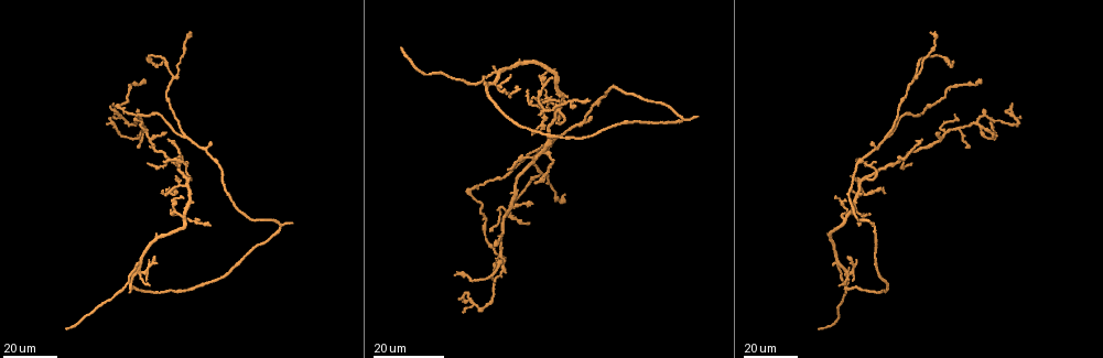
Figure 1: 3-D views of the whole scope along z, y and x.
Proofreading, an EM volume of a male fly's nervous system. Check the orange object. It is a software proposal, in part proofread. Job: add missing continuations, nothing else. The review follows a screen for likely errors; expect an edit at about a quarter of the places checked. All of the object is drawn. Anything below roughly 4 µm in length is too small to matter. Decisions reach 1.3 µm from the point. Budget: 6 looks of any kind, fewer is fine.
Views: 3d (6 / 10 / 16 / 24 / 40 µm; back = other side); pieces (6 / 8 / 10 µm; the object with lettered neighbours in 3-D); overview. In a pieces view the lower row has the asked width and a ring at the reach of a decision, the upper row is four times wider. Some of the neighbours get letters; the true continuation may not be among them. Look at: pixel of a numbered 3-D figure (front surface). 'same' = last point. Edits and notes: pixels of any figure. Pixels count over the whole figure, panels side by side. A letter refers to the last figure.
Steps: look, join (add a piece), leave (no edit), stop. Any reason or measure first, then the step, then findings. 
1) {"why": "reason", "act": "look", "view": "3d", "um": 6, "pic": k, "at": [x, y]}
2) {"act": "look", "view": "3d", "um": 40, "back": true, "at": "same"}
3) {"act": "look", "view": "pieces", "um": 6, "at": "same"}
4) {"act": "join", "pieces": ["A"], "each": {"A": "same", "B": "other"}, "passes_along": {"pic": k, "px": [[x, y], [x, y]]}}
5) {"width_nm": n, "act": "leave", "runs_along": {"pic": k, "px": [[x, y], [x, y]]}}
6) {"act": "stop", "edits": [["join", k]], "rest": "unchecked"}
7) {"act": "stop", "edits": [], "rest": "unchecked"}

{"why": "tapers out", "act": "look", "view": "3d", "um": 16, "pic": 1, "at": [402, 49]}

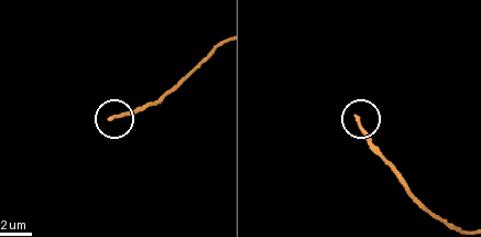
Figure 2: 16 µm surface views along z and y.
{"why": "see the neighbours", "act": "look", "view": "pieces", "um": 6, "pic": 2, "at": [108, 116]}

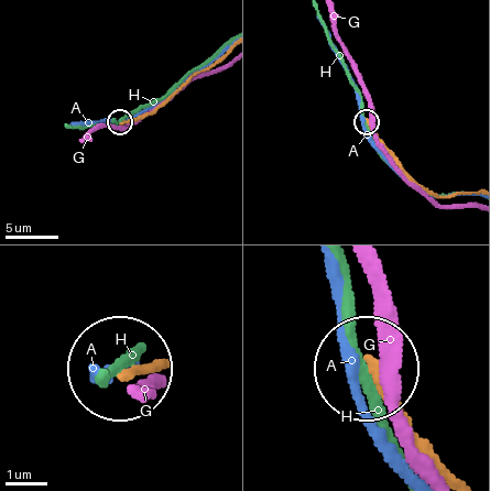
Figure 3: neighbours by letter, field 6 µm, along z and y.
{"width_nm": 180, "act": "leave", "each": {"A": "other", "G": "other", "H": "other"}, "runs_along": {"pic": 3, "px": [[224, 54], [195, 73], [156, 111], [121, 123]]}, "found": "no lettered piece goes on from it"}

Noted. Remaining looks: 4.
{"why": "an open end", "act": "look", "view": "3d", "um": 24, "pic": 1, "at": [211, 144]}

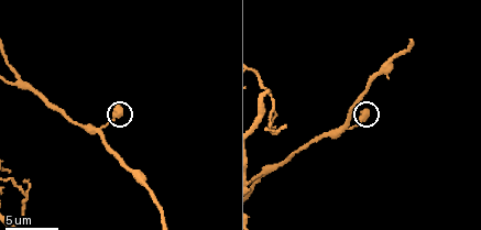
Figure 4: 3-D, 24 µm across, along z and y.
{"why": "what lies round it", "act": "look", "view": "pieces", "um": 8, "pic": 4, "at": [116, 105]}

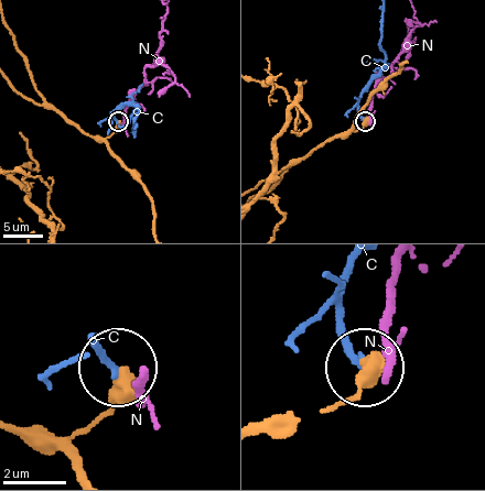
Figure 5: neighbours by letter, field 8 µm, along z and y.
{"act": "leave", "each": {"C": "other", "N": "other"}, "runs_along": {"pic": 5, "px": [[401, 66], [372, 96], [354, 129], [364, 121]]}, "found": "no lettered piece goes on from it"}

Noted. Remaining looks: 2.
{"why": "thin end", "act": "look", "view": "3d", "um": 16, "pic": 1, "at": [869, 224]}

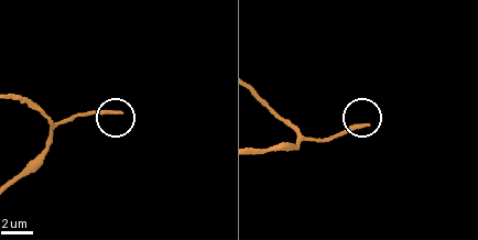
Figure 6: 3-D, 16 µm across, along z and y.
{"act": "look", "view": "pieces", "um": 10, "pic": 6, "at": [119, 111]}

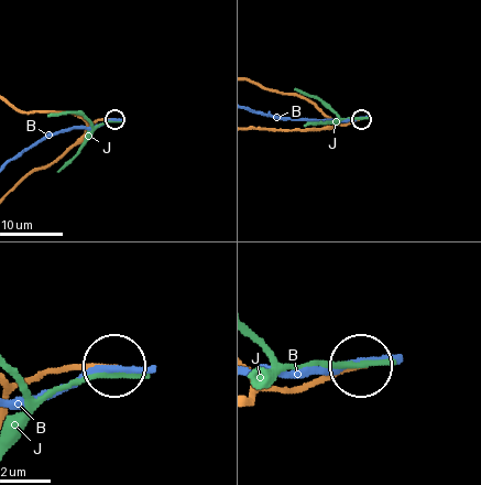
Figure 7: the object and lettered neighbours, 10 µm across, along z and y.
{"act": "leave", "each": {"B": "other", "J": "other"}, "runs_along": {"pic": 7, "px": [[272, 129], [320, 130], [360, 119]]}, "found": "no lettered piece goes on from it"}

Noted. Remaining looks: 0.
{"act": "stop", "edits": [], "rest": "unchecked"}

